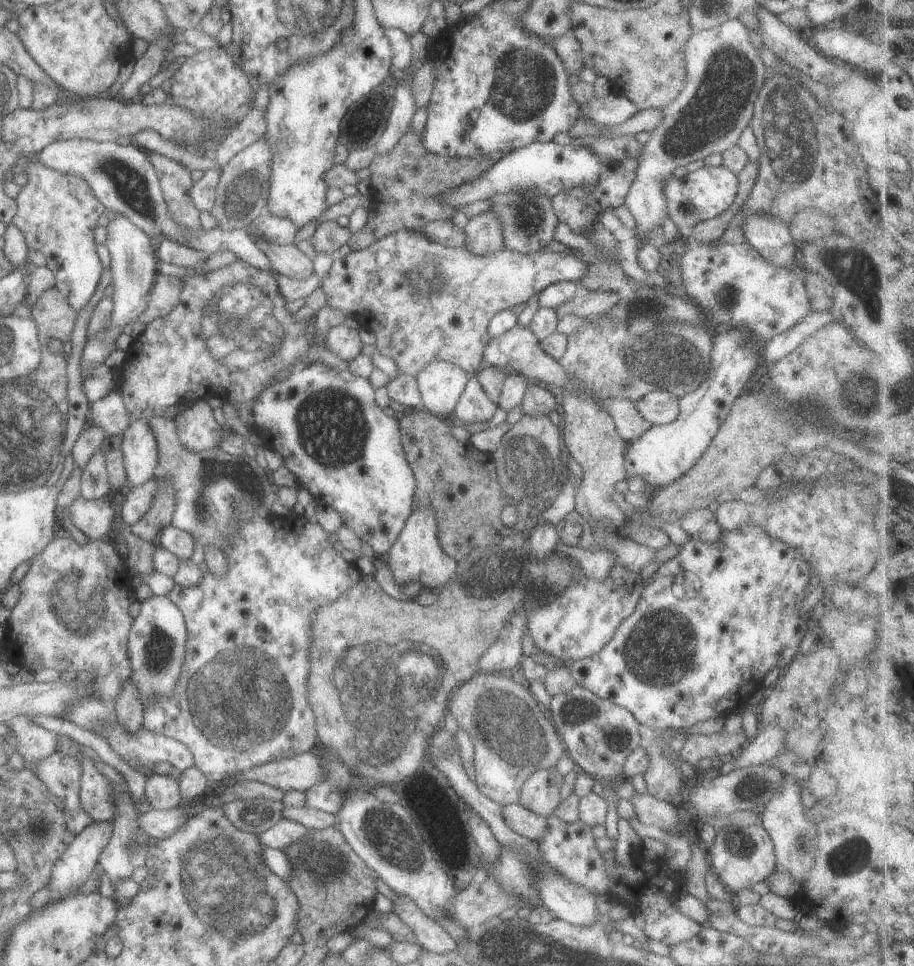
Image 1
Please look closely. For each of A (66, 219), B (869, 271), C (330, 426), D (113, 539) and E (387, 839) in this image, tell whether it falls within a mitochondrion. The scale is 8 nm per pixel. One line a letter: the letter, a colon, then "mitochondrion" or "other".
A: other
B: mitochondrion
C: mitochondrion
D: other
E: mitochondrion

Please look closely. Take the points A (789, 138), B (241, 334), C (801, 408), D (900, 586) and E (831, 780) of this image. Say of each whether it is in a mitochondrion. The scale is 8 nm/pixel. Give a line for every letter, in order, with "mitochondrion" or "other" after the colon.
A: mitochondrion
B: mitochondrion
C: other
D: other
E: other

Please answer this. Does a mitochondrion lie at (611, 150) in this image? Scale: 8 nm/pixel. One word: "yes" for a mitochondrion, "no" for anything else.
no

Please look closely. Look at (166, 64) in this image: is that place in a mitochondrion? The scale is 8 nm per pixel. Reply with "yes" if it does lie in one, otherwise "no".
no

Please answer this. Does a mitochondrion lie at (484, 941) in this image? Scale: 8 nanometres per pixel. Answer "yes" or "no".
yes

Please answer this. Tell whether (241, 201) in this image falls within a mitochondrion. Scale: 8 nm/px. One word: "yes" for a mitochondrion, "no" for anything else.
yes

